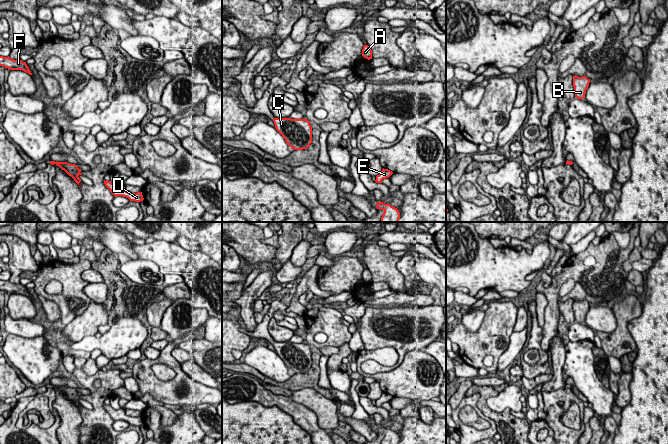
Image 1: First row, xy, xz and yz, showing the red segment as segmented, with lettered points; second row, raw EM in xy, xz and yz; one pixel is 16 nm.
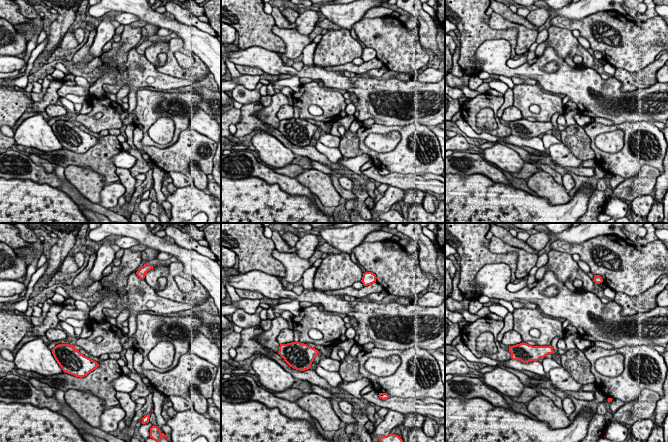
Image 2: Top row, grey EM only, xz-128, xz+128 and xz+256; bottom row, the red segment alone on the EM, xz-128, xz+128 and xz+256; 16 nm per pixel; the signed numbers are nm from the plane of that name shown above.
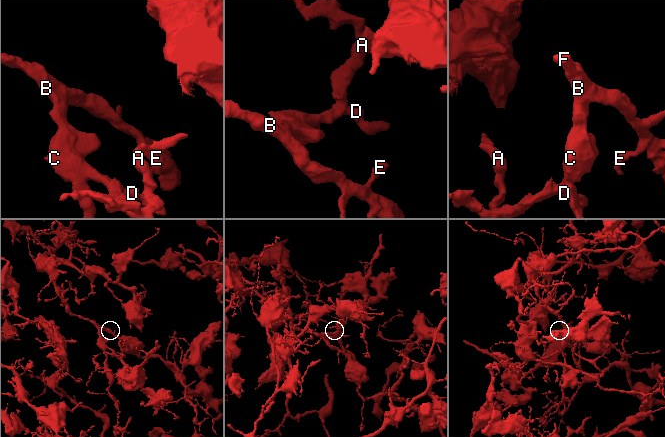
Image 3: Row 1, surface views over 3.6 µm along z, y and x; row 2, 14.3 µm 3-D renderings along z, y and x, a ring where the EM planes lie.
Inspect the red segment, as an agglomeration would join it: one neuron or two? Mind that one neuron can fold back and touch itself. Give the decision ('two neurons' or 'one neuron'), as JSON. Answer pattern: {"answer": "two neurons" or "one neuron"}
{"answer": "one neuron"}

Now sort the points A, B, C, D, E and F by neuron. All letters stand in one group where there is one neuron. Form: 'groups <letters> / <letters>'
groups A B C D E F

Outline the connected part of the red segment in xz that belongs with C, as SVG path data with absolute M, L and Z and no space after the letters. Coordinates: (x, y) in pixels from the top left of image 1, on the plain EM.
M274 342L273 346L291 373L307 373L312 367L312 351L307 343Z

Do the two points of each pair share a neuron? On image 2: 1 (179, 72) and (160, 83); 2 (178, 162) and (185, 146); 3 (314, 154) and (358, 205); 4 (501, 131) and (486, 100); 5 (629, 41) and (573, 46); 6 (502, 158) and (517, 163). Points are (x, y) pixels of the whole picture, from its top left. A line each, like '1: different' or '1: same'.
1: different
2: same
3: same
4: same
5: different
6: same

